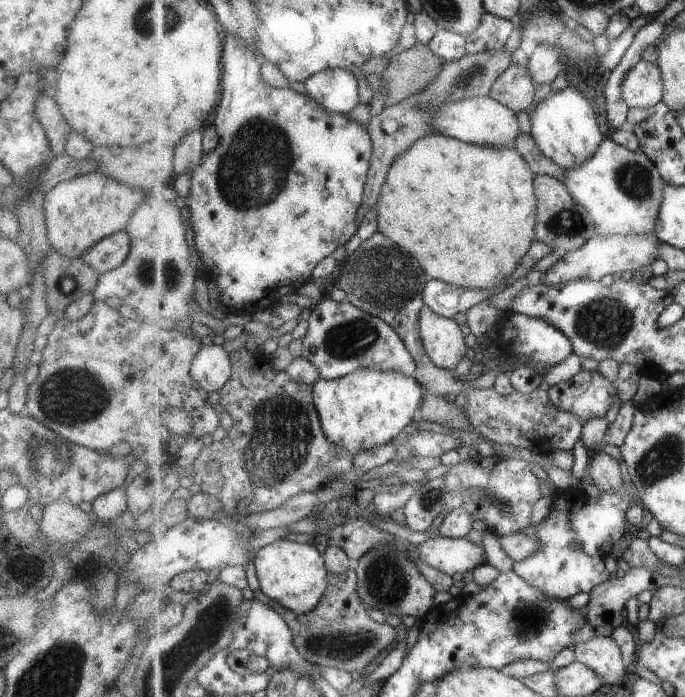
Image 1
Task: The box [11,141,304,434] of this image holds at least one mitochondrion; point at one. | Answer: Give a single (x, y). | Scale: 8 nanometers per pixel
(68, 393)

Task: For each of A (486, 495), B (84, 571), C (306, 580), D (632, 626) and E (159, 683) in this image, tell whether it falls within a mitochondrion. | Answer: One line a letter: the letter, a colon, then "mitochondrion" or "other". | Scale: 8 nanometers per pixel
A: mitochondrion
B: other
C: other
D: other
E: mitochondrion

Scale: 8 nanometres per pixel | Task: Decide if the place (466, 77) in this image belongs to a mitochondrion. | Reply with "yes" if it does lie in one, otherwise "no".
yes

